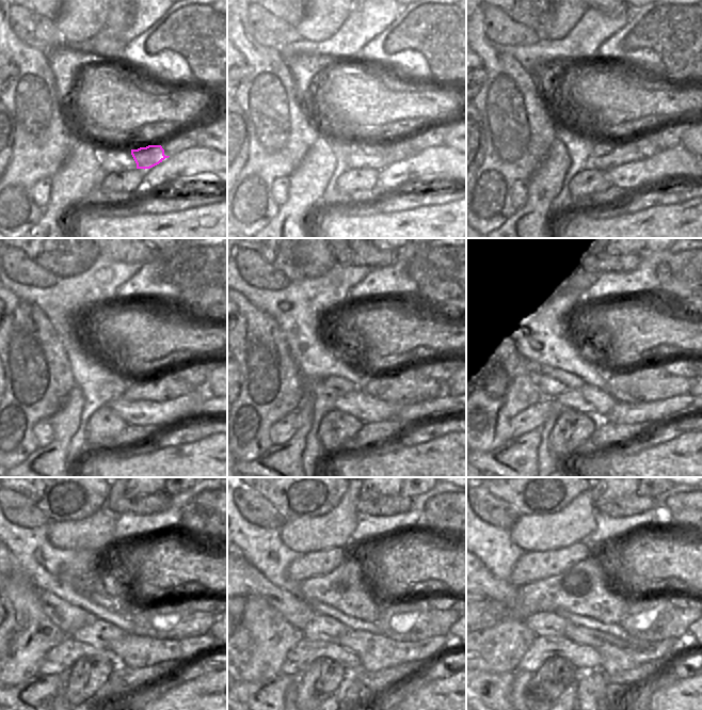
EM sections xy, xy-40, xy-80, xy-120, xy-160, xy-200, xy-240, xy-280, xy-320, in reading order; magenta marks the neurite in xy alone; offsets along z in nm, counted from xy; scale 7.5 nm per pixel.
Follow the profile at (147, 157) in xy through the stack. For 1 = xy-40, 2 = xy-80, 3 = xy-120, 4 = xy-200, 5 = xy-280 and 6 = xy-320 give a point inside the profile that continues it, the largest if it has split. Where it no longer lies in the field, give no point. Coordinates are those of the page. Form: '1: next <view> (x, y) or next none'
1: next xy-40 (365, 147)
2: next xy-80 (600, 147)
3: next xy-120 (114, 389)
4: next xy-200 (551, 381)
5: next xy-280 (249, 582)
6: next xy-320 (488, 585)

